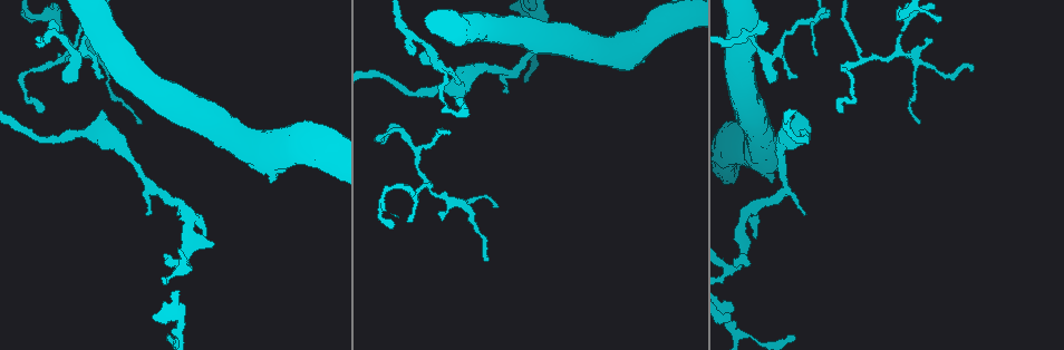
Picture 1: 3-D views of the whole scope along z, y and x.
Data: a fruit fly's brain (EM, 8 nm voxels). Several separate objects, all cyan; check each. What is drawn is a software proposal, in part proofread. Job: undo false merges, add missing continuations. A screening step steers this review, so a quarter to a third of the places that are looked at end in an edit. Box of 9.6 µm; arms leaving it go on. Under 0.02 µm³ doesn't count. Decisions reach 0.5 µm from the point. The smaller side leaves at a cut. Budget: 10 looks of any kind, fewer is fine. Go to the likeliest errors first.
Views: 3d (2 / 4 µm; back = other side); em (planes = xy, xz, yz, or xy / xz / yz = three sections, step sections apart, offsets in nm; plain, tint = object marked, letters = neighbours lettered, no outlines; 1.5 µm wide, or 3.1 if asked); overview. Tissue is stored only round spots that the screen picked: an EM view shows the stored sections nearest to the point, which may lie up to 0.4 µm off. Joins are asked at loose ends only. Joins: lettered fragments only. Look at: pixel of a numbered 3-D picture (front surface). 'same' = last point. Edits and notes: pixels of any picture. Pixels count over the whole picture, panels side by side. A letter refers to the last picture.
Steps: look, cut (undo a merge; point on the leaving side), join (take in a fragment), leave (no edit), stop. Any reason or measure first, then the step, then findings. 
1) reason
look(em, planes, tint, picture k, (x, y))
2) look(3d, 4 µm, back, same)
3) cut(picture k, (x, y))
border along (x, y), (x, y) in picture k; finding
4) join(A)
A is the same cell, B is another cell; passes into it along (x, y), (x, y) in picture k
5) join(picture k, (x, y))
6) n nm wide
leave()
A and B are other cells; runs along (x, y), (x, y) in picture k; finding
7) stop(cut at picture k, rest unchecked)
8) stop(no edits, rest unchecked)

an open end
look(em, xz, step 4, tint, picture 1, (816, 55))

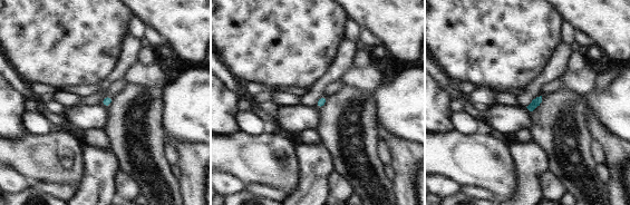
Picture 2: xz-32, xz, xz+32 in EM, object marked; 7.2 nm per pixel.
cut it another way
look(em, planes, letters, same)

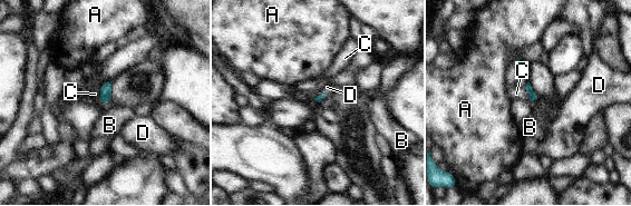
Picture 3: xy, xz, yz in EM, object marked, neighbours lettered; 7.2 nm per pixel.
C touches over 110 nm
leave()
A, B, C and D are other cells; no lettered fragment goes on from it

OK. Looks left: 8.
branch stops here
look(3d, 4 µm, picture 1, (392, 227))

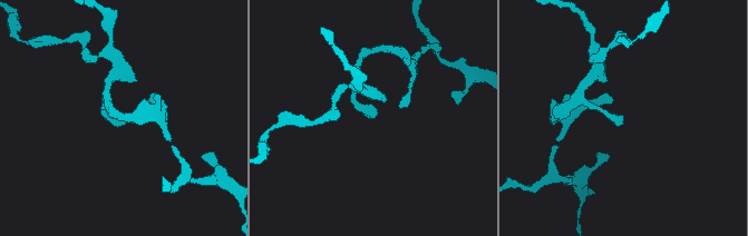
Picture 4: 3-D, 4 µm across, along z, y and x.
look(em, planes, letters, picture 4, (373, 116))

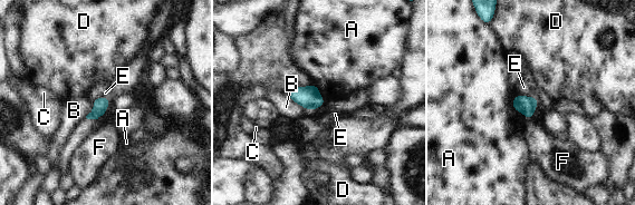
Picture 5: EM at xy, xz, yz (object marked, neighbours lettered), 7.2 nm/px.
110 nm wide
leave()
A, B, C, D, E and F are other cells; border along (537, 97), (540, 100) in picture 5; no lettered fragment goes on from it

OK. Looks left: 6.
end of a long branch
look(em, planes, letters, picture 1, (843, 111))

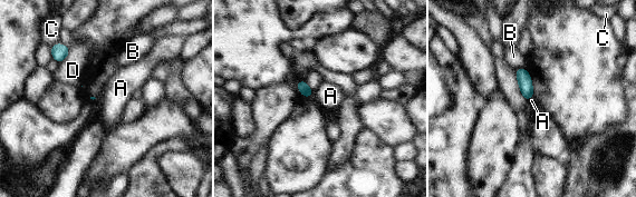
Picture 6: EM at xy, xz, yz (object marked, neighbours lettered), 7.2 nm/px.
D touches over 150 nm
leave()
A, B, C and D are other cells; border along (314, 92), (311, 96) in picture 6; none of them fits

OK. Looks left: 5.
branch stops here
look(em, planes, letters, picture 1, (141, 124))

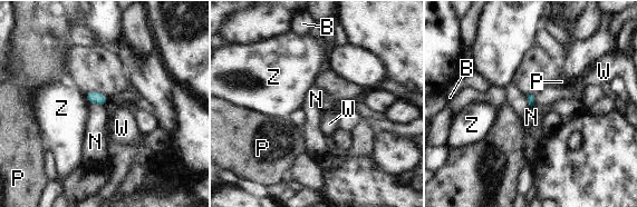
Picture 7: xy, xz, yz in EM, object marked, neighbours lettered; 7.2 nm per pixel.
leave()
B, N, P, W and Z are other cells; no lettered fragment goes on from it

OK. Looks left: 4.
stop(no edits, rest unchecked)

